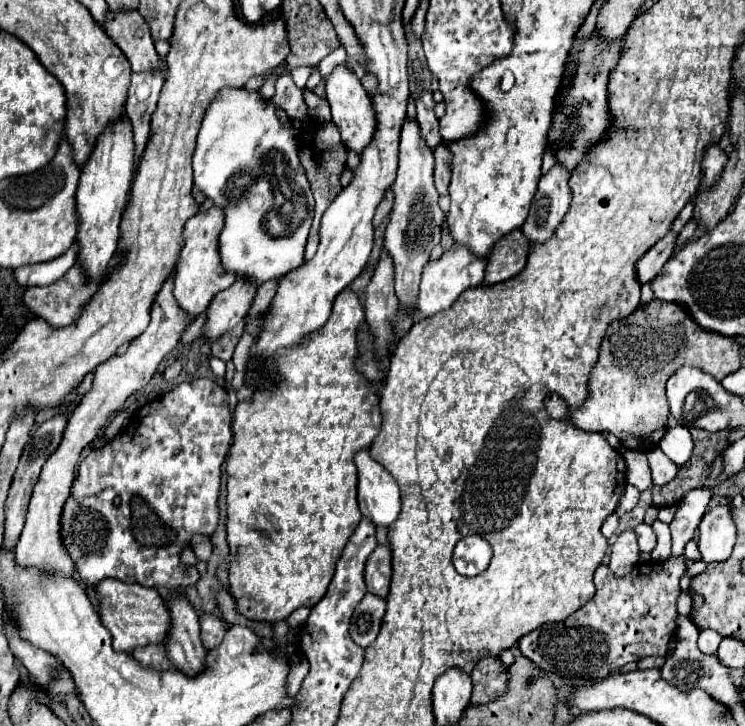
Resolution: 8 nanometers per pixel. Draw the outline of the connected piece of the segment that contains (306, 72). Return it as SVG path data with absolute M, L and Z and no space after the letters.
M298 67L290 70L290 74L294 83L299 88L304 88L306 86L306 82L311 75L312 69L314 67Z

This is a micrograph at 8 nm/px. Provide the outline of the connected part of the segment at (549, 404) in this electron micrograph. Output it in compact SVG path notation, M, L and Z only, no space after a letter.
M548 394L544 398L544 406L552 418L556 418L556 420L568 418L568 404L558 394Z

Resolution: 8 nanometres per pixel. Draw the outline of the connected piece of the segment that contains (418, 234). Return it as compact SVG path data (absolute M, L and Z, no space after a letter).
M406 116L400 132L398 174L394 184L390 186L394 192L394 208L384 232L384 248L392 254L394 260L398 300L410 310L416 308L416 290L420 284L420 274L424 264L430 260L432 248L440 242L440 228L446 218L446 214L438 206L438 190L434 188L432 172L434 172L434 154L426 146L418 122Z

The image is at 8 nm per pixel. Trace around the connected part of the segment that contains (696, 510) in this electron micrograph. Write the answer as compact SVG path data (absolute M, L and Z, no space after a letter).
M712 486L696 488L680 500L678 512L676 512L676 516L670 524L670 530L672 530L672 556L682 556L686 542L694 538L694 534L698 530L698 524L700 524L700 518L708 510L708 502L710 502L712 494L714 494Z

